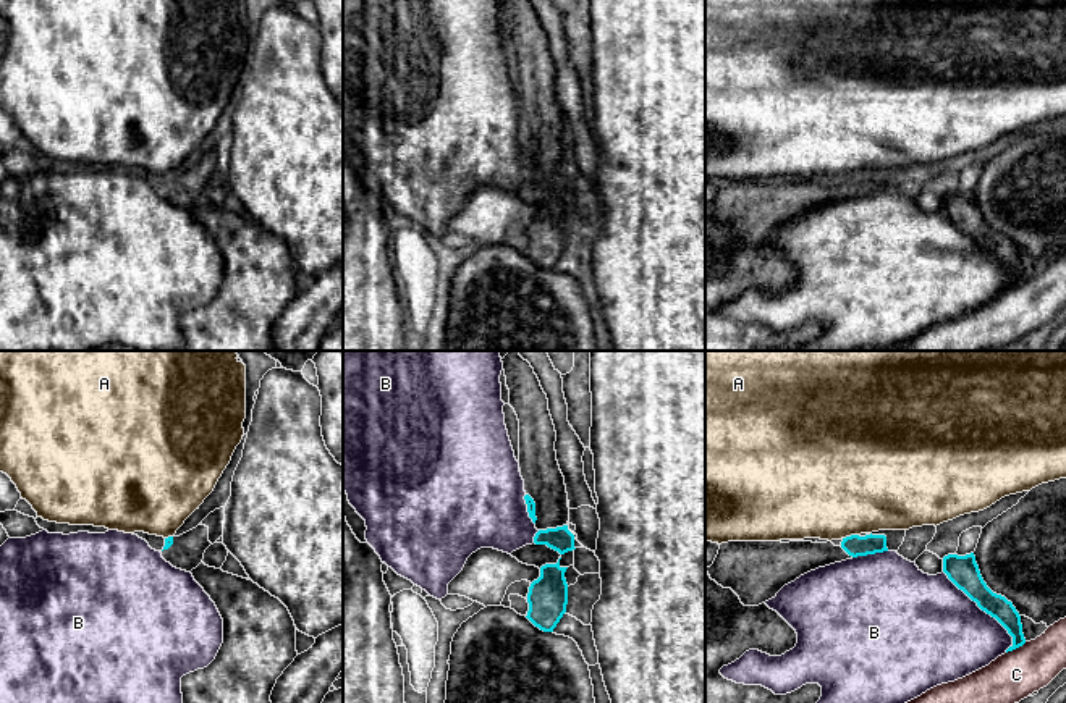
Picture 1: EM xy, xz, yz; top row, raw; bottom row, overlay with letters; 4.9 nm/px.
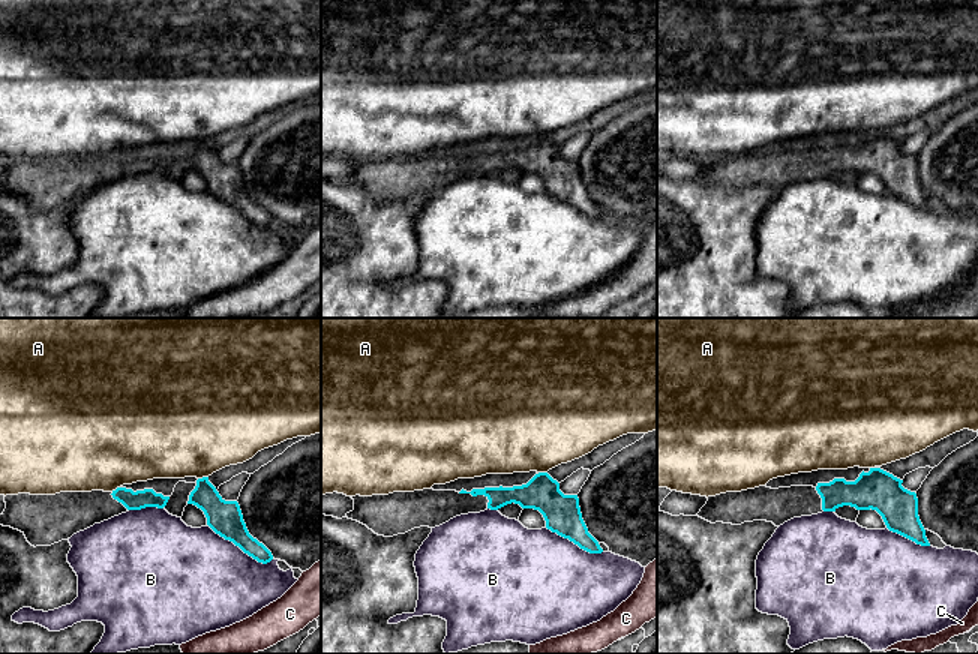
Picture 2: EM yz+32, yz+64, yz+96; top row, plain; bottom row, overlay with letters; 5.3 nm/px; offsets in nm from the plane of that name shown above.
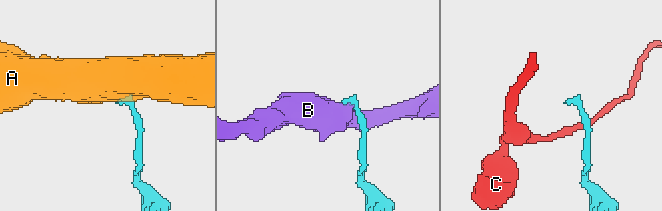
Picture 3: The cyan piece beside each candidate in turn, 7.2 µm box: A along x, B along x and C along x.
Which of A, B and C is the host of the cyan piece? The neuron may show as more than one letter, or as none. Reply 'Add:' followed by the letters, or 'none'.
Add: none

